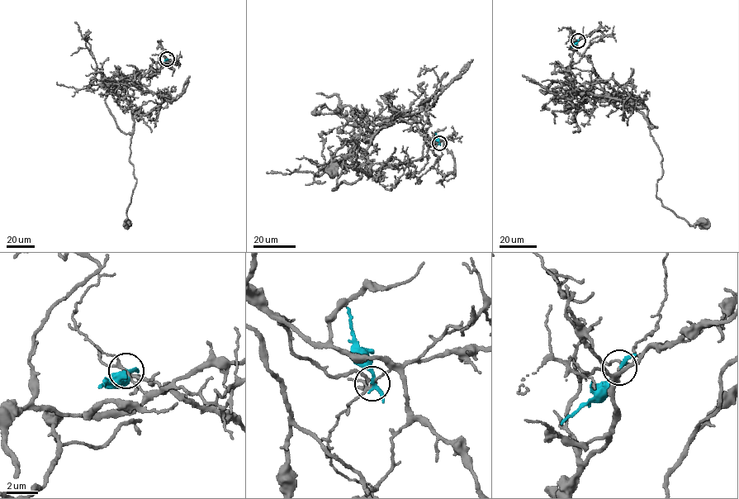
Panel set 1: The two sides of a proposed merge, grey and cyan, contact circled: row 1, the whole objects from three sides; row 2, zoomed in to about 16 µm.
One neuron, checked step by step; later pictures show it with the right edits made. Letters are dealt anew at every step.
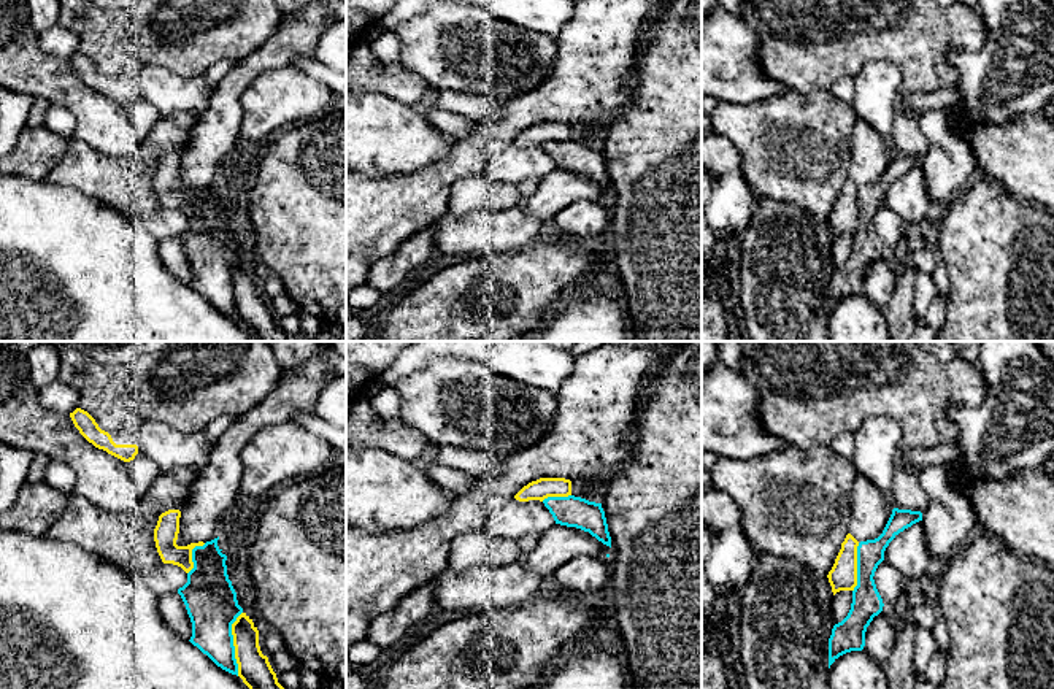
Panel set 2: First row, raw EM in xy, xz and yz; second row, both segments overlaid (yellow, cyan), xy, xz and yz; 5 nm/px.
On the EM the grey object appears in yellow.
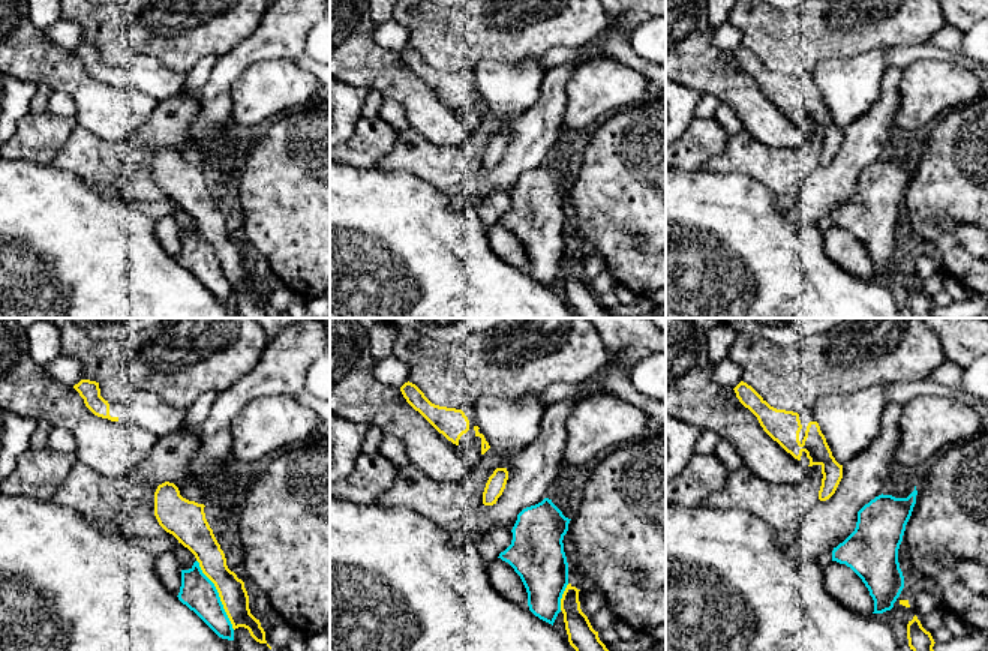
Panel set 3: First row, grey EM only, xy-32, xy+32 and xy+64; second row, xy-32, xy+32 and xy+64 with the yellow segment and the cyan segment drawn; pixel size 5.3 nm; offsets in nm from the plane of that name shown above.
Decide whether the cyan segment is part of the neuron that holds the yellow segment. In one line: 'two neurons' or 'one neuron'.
two neurons

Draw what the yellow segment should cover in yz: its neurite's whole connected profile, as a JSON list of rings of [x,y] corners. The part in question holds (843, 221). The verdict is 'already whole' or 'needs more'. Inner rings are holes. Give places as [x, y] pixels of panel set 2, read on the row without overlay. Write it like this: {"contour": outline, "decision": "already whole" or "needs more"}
{"contour": [[[848,178],[827,219],[833,240],[840,235],[854,235],[857,230],[857,191],[859,186]]], "decision": "already whole"}

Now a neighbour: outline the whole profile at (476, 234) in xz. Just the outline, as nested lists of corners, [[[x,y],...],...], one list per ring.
[[[522,203],[506,210],[471,211],[464,216],[444,213],[433,227],[437,249],[468,257],[519,252],[546,232],[541,221],[525,214]]]

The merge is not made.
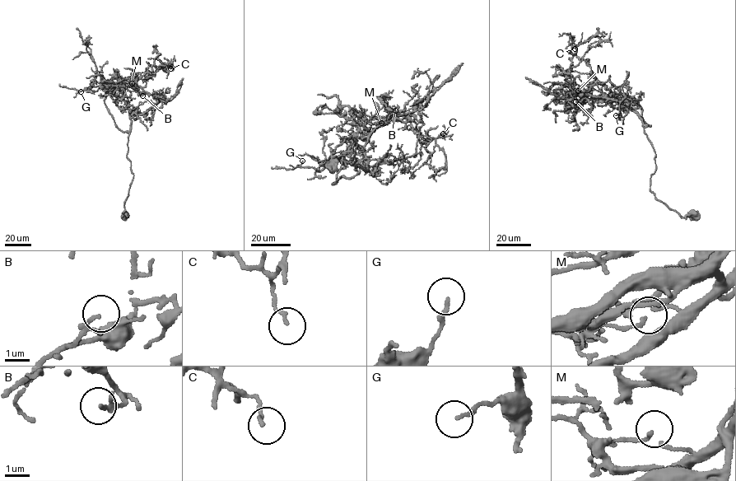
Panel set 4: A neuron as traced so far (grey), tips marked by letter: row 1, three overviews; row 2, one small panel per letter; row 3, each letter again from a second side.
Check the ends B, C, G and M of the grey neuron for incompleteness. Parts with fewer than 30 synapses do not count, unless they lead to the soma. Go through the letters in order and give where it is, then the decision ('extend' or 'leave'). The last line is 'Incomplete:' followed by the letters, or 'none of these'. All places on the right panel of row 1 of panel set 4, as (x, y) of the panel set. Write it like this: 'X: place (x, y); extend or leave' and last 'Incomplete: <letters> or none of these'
B: place (575, 101); extend
C: place (575, 49); leave
G: place (616, 115); leave
M: place (578, 91); leave
Incomplete: B

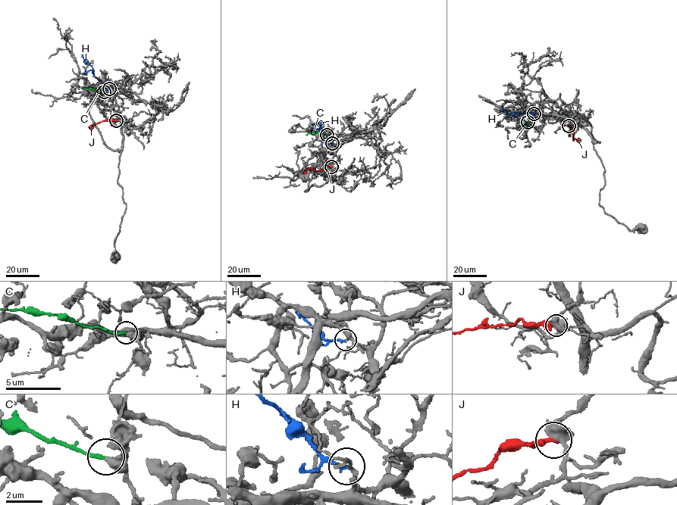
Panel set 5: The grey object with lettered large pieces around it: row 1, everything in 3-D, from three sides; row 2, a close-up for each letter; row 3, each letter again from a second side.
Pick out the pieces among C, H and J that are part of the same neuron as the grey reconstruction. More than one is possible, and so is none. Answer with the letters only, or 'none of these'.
none of these

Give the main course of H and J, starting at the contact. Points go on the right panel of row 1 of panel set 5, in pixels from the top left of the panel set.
H: (534, 113), (508, 115), (502, 107)
J: (568, 126), (574, 132), (574, 138), (579, 141)

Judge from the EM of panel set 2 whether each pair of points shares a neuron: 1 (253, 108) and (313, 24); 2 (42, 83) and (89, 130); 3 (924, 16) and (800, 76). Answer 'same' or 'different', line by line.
1: different
2: same
3: same

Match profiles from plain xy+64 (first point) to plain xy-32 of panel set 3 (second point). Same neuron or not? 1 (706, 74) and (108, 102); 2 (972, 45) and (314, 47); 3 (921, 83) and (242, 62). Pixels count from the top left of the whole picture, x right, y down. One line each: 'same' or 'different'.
1: same
2: same
3: different

